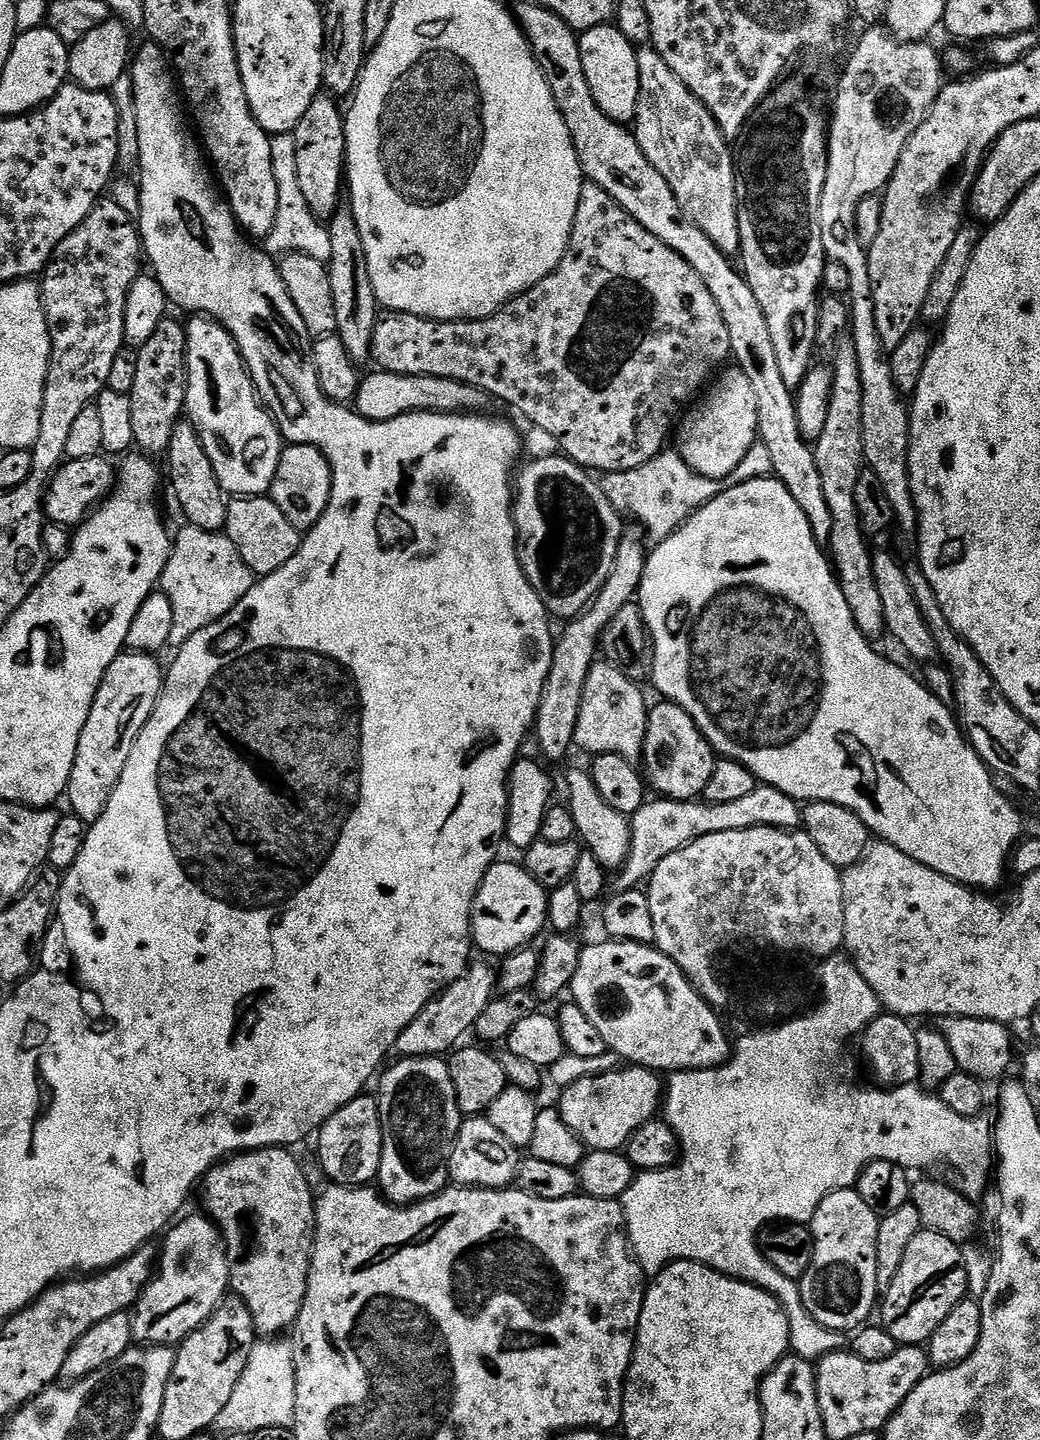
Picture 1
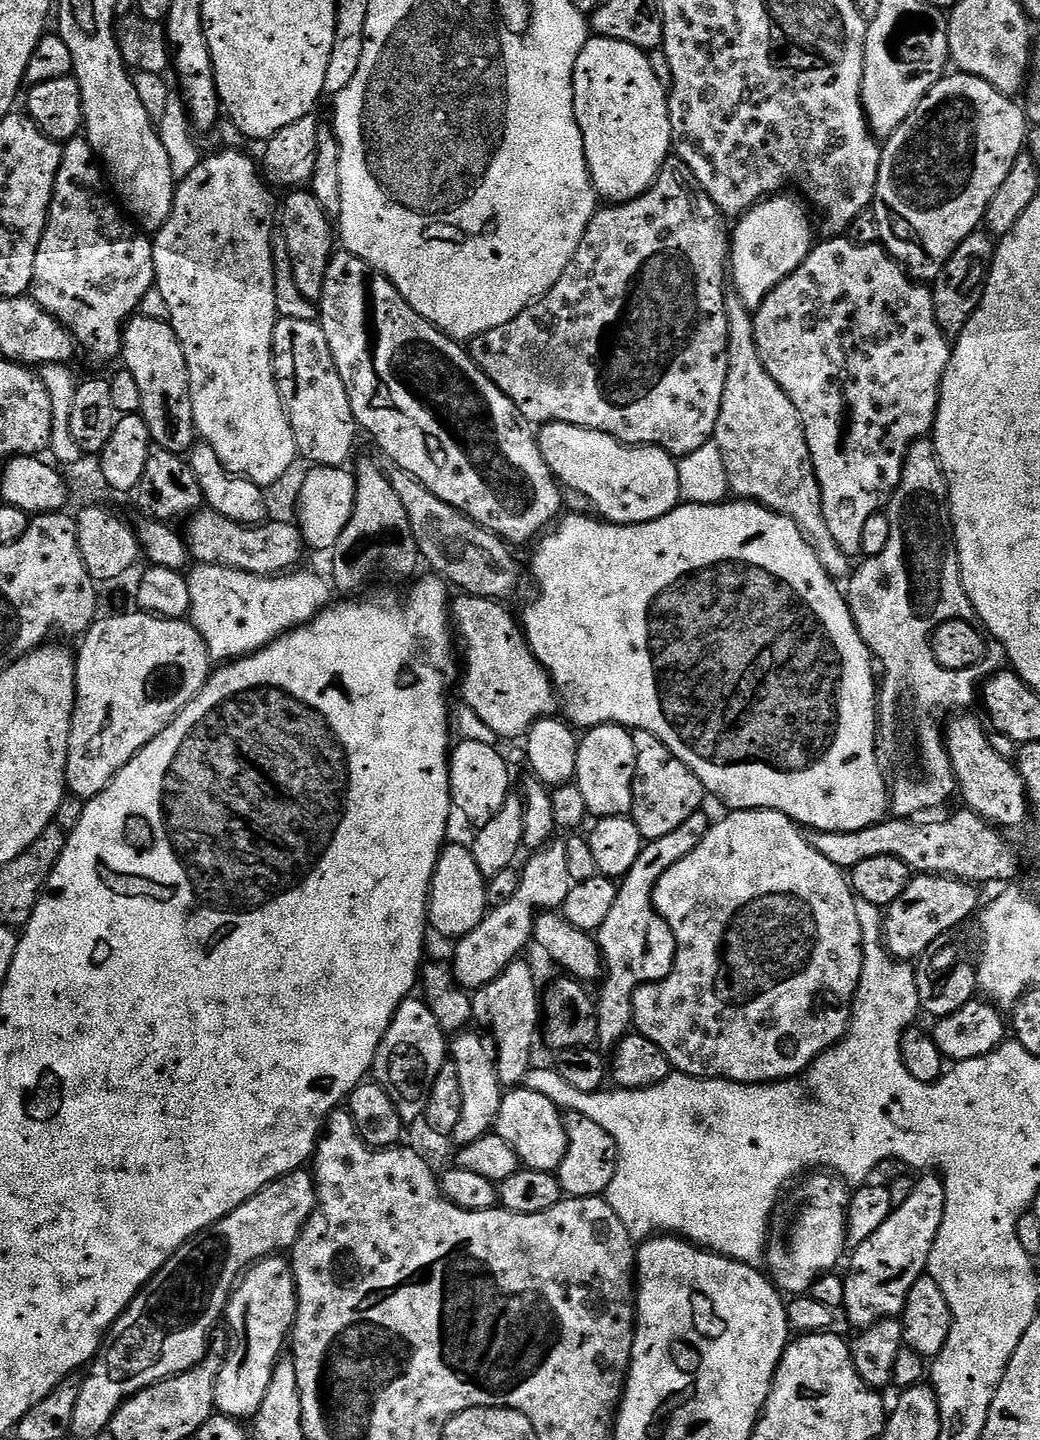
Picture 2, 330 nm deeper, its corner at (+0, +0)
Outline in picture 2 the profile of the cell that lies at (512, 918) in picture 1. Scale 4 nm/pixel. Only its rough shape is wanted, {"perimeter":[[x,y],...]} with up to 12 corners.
{"perimeter":[[445,843],[428,888],[428,924],[452,942],[490,909],[471,847]]}

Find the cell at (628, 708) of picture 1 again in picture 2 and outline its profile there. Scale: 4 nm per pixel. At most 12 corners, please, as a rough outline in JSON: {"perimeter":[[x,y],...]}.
{"perimeter":[[460,594],[463,703],[501,741],[557,711],[498,600]]}

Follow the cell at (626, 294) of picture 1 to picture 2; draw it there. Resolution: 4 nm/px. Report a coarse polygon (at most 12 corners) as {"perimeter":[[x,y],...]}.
{"perimeter":[[675,154],[472,361],[529,425],[679,458],[728,373],[726,220]]}

